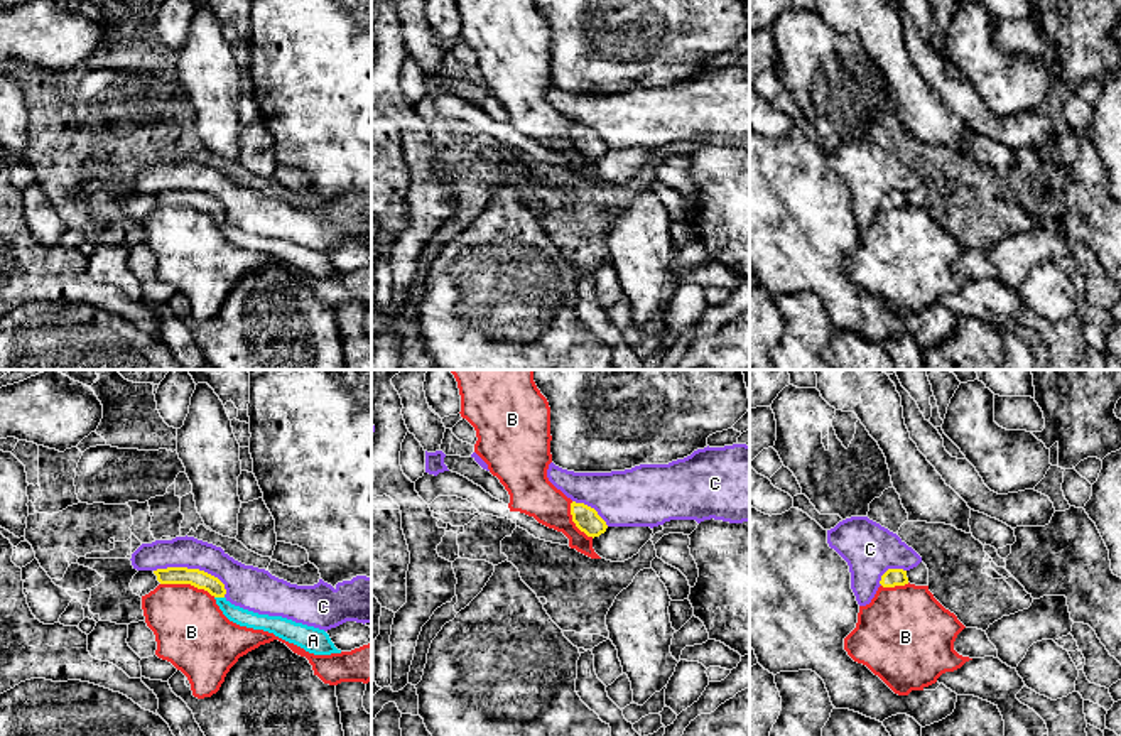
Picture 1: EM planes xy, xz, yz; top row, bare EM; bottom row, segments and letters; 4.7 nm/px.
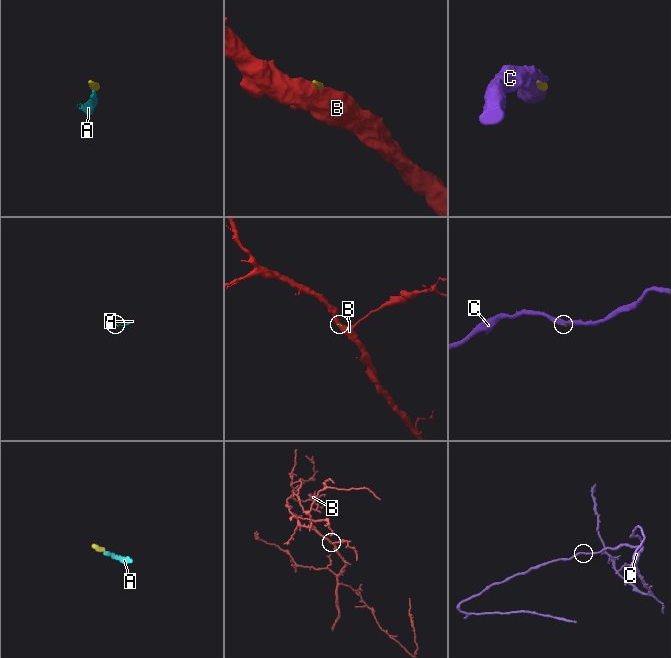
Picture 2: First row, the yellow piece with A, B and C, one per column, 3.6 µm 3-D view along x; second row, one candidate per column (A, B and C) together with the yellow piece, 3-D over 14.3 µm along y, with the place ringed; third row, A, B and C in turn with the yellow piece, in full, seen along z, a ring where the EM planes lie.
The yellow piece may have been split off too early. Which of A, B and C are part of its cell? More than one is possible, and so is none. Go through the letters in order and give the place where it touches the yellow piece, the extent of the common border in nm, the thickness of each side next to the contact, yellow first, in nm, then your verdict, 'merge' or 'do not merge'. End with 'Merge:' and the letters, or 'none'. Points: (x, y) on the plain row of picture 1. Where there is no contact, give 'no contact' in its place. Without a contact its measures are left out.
A: xy (220, 218) | 50 nm | 90/80 nm | merge
B: xy (188, 205) | 280 nm | 90/340 nm | do not merge
C: xy (193, 191) | 360 nm | 90/180 nm | do not merge
Merge: A

